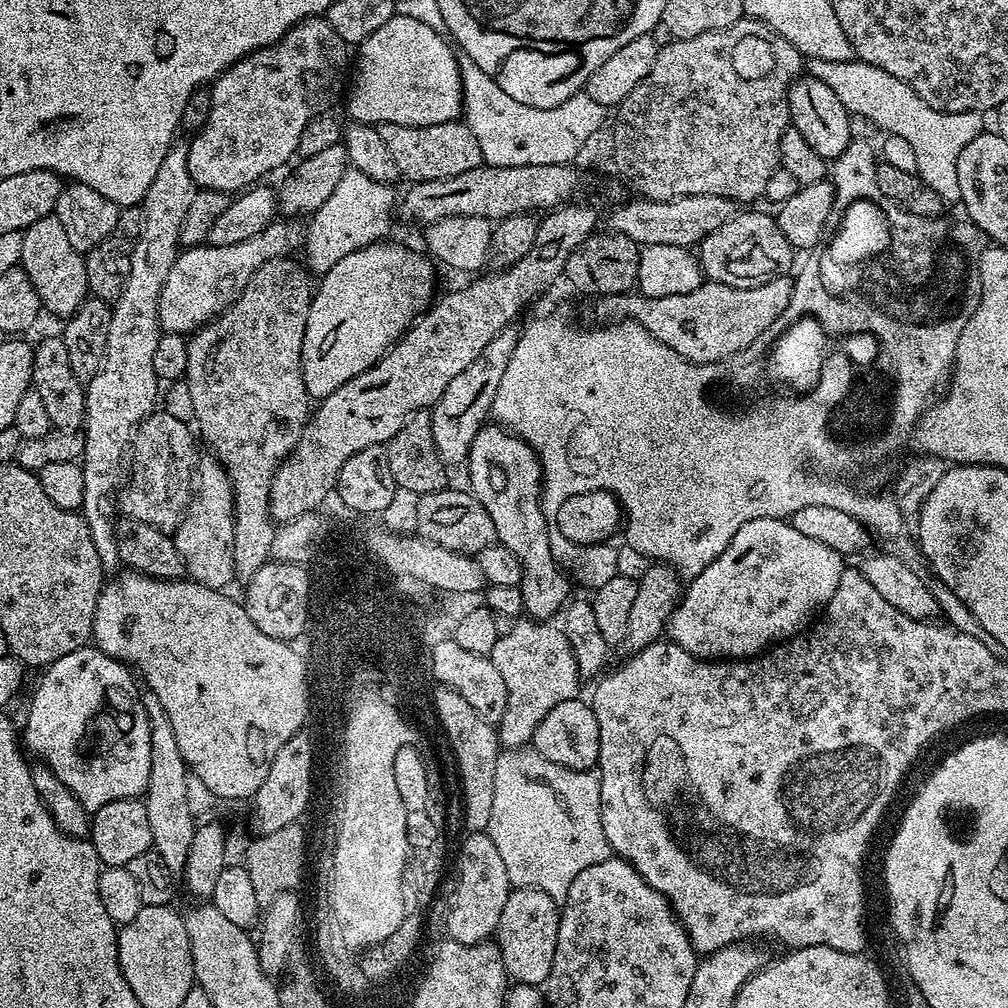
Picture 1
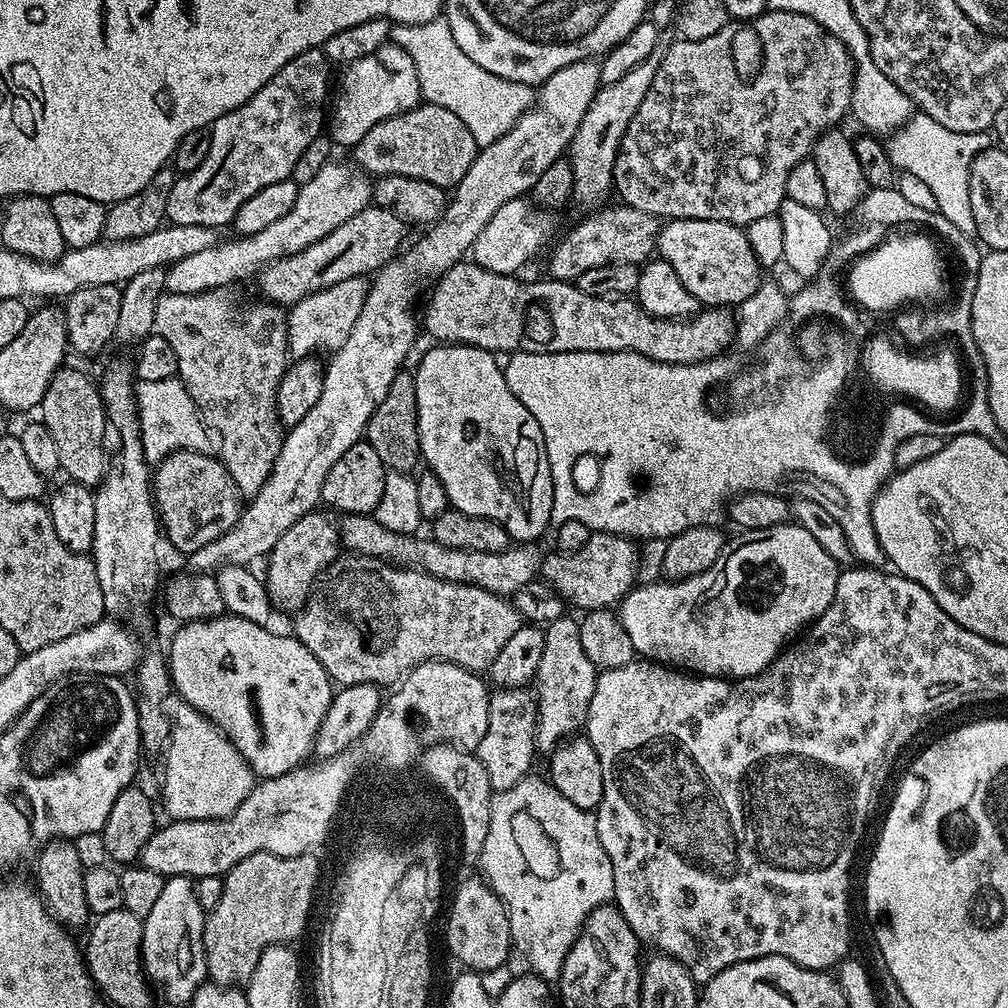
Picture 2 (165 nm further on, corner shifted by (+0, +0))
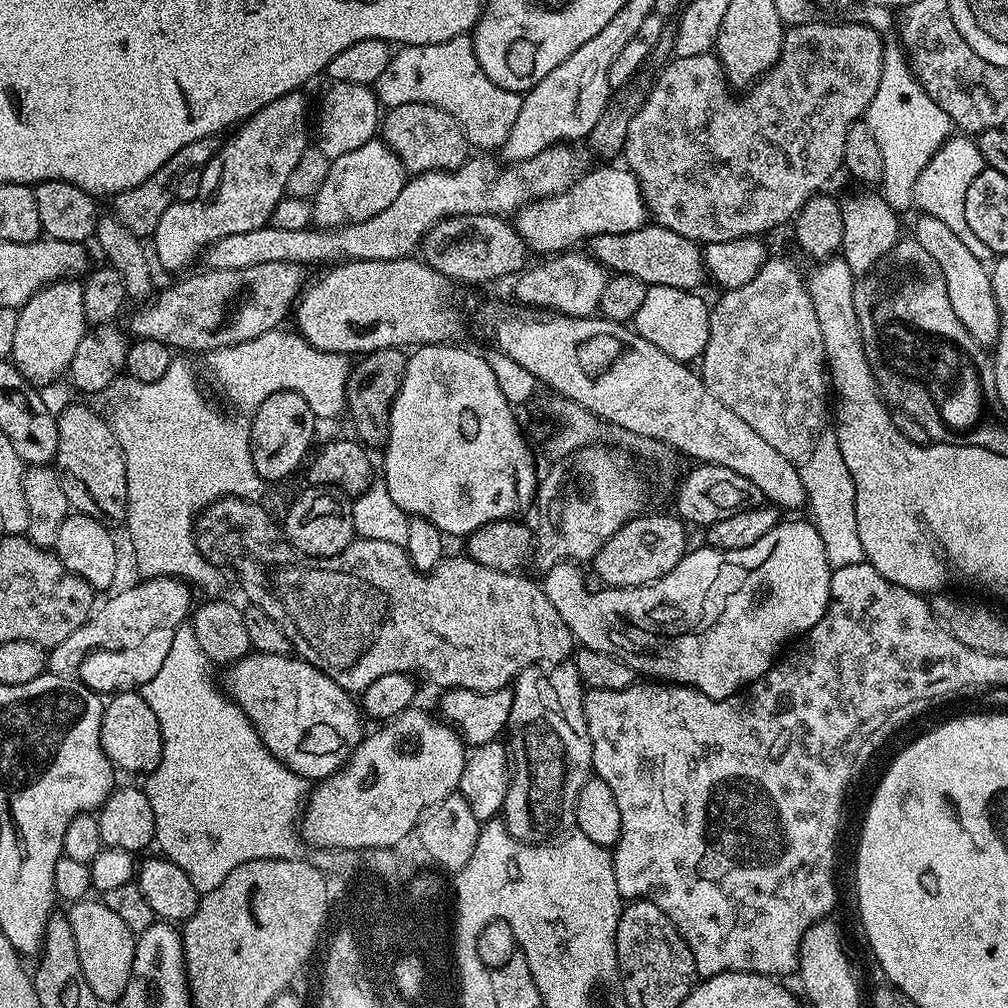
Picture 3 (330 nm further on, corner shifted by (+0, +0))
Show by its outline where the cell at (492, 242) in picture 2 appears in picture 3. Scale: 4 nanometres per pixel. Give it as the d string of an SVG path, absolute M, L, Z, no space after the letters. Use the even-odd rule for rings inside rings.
M600 166L593 172L588 172L579 177L572 187L566 191L558 193L557 196L547 196L545 200L535 200L521 208L514 216L514 227L516 233L524 240L524 245L533 253L559 254L575 249L583 242L591 241L593 236L602 234L622 234L623 232L633 232L644 227L646 223L646 209L644 199L640 193L638 182L634 174L628 171L627 167L612 168L616 166Z

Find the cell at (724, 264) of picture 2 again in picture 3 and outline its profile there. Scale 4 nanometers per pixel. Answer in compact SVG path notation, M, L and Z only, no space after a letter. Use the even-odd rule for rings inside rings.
M655 222L645 223L644 227L633 232L593 236L590 254L613 273L630 274L649 286L657 284L696 290L706 280L701 245L695 244L690 238L682 238L682 234L674 234L674 230L666 230Z

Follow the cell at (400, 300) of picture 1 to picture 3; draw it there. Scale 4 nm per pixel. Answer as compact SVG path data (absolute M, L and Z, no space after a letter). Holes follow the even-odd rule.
M275 392L266 398L250 416L252 461L261 481L284 479L313 451L312 439L318 436L318 417L297 392Z

